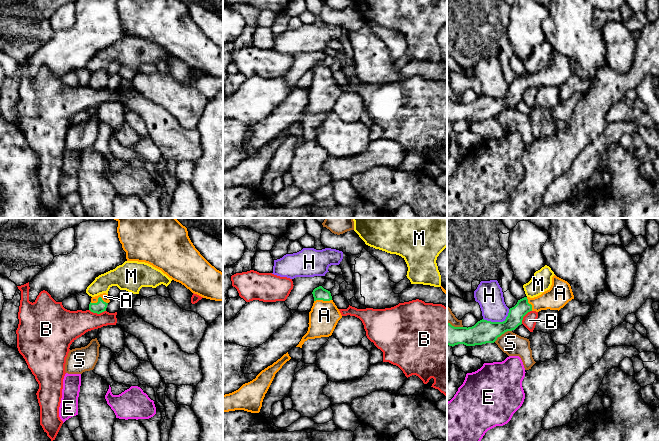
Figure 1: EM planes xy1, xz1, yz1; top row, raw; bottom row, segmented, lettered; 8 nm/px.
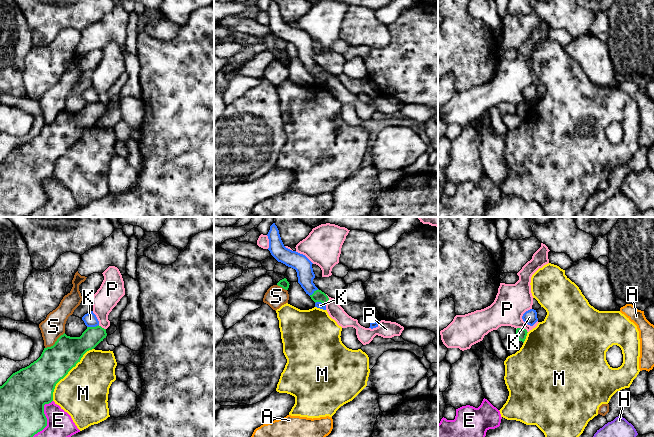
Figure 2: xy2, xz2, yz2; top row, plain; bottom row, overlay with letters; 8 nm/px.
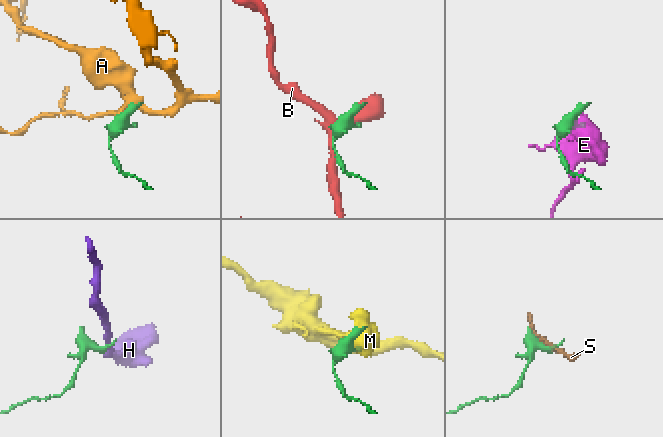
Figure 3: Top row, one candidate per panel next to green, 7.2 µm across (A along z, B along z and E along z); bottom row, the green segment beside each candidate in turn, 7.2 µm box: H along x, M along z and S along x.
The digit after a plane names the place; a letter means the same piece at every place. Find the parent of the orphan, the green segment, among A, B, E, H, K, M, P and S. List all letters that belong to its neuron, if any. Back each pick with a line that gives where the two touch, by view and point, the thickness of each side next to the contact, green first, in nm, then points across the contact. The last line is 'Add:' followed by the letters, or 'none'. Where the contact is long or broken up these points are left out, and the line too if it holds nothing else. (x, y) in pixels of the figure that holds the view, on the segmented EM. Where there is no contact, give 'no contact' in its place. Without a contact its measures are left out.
A: contact xy1 (98, 298); calibres 90 and 60 nm; way xy1 (99, 307), (98, 298), (104, 296)
Add: A

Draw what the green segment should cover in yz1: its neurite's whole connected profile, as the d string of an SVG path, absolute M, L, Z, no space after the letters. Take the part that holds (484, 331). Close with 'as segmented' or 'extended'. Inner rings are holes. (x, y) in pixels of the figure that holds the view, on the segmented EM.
M554 275L549 290L541 295L530 298L524 297L509 309L508 316L503 322L480 320L472 327L454 327L447 322L447 345L466 346L494 343L498 337L507 331L515 330L522 324L523 317L530 311L560 310L574 299L570 284Z; extended

